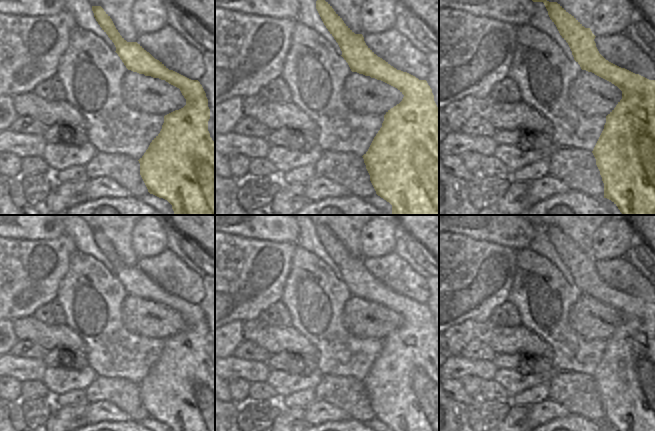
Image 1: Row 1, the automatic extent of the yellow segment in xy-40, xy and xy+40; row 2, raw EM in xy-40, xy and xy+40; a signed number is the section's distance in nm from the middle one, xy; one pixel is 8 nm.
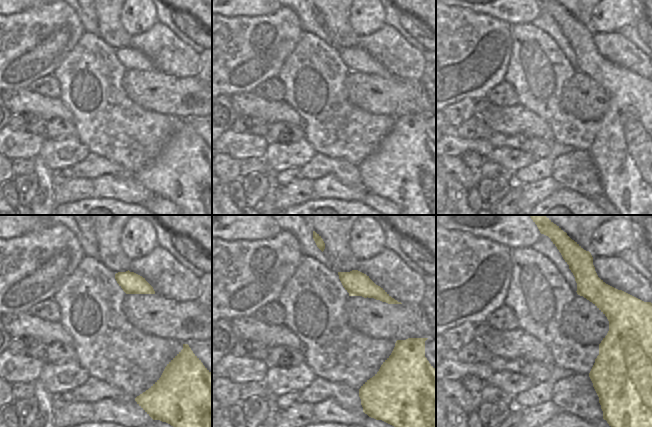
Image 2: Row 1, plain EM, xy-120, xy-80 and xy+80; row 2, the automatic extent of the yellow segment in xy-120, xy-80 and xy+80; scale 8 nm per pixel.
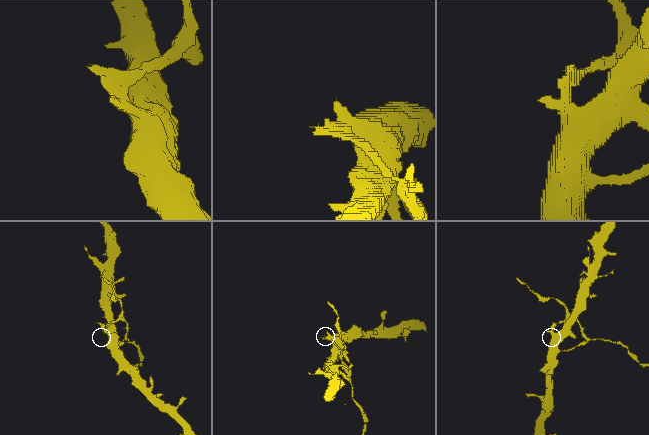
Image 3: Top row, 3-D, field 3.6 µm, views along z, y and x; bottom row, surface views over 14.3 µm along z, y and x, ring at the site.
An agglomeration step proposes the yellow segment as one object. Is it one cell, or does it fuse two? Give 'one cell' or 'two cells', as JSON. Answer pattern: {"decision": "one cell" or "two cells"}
{"decision": "two cells"}

